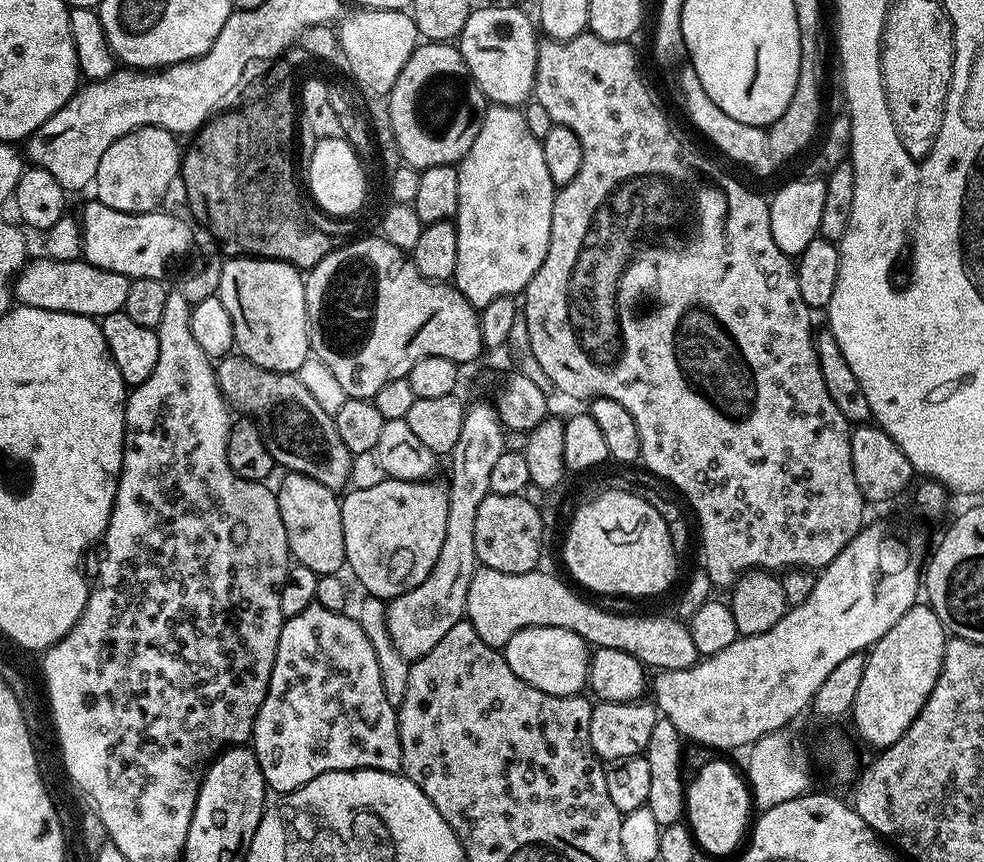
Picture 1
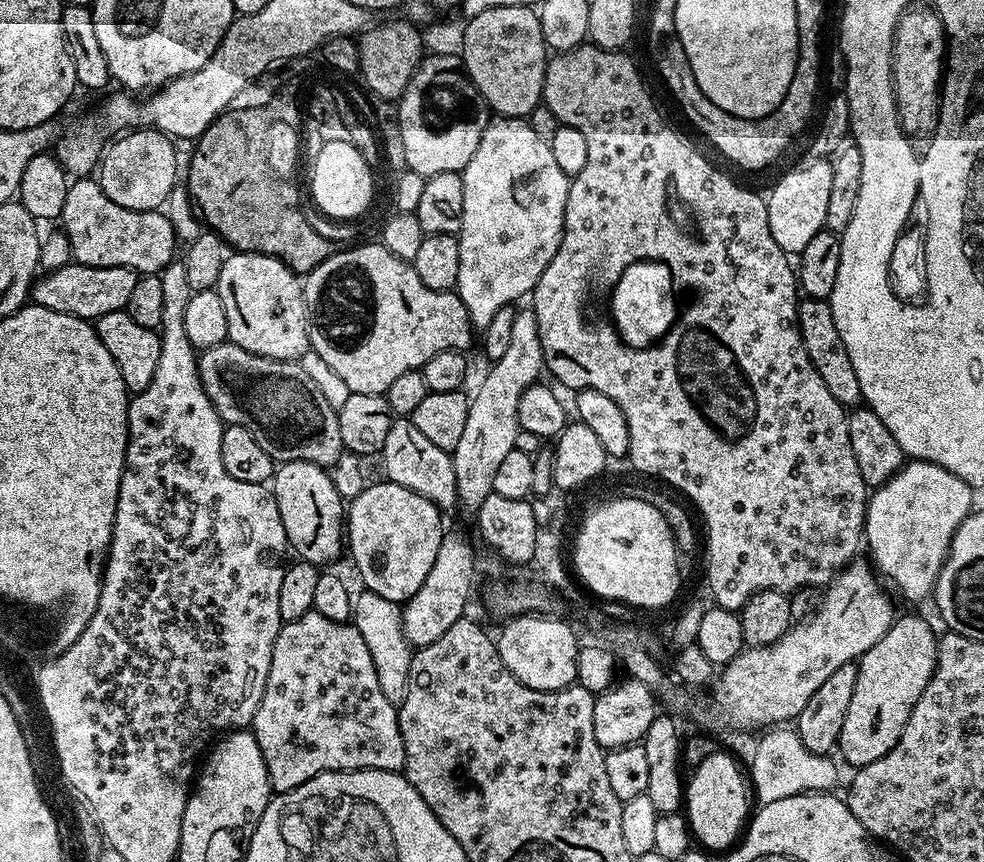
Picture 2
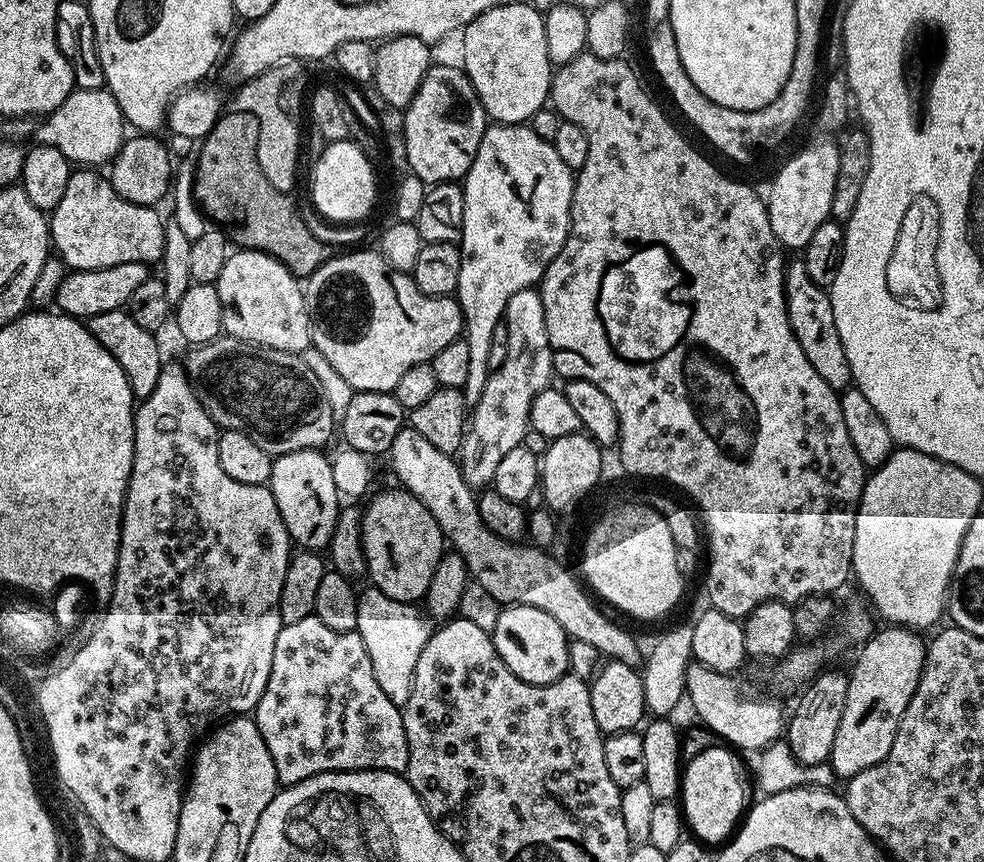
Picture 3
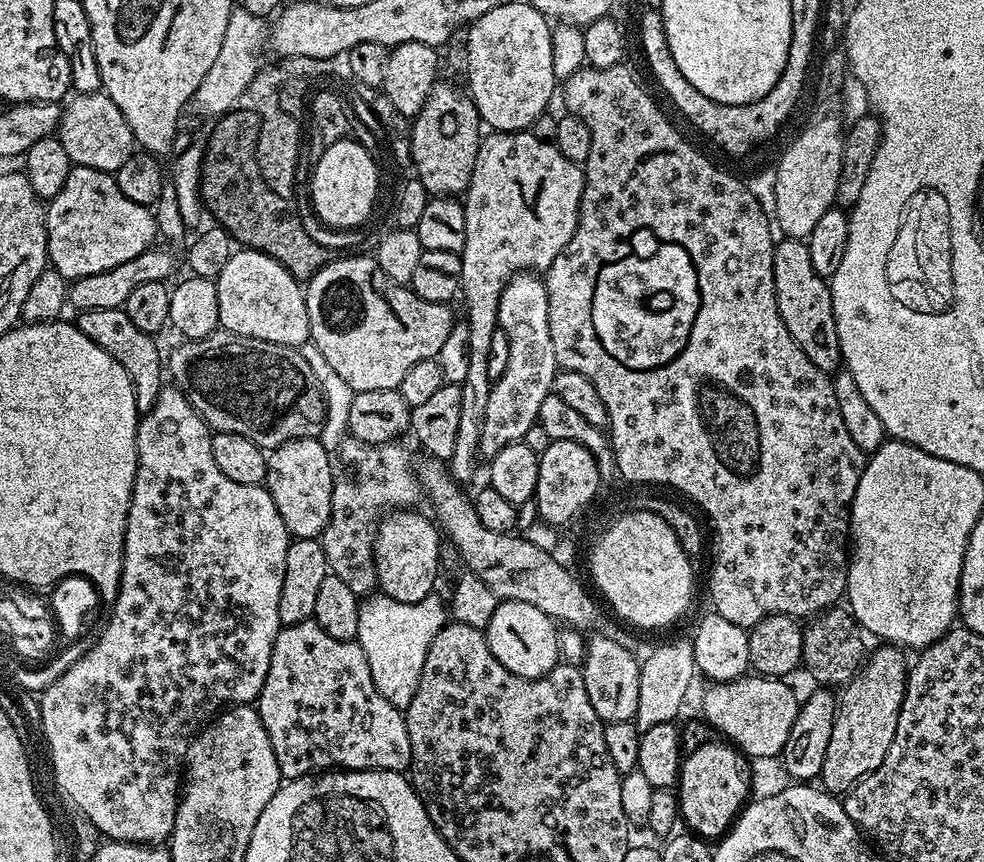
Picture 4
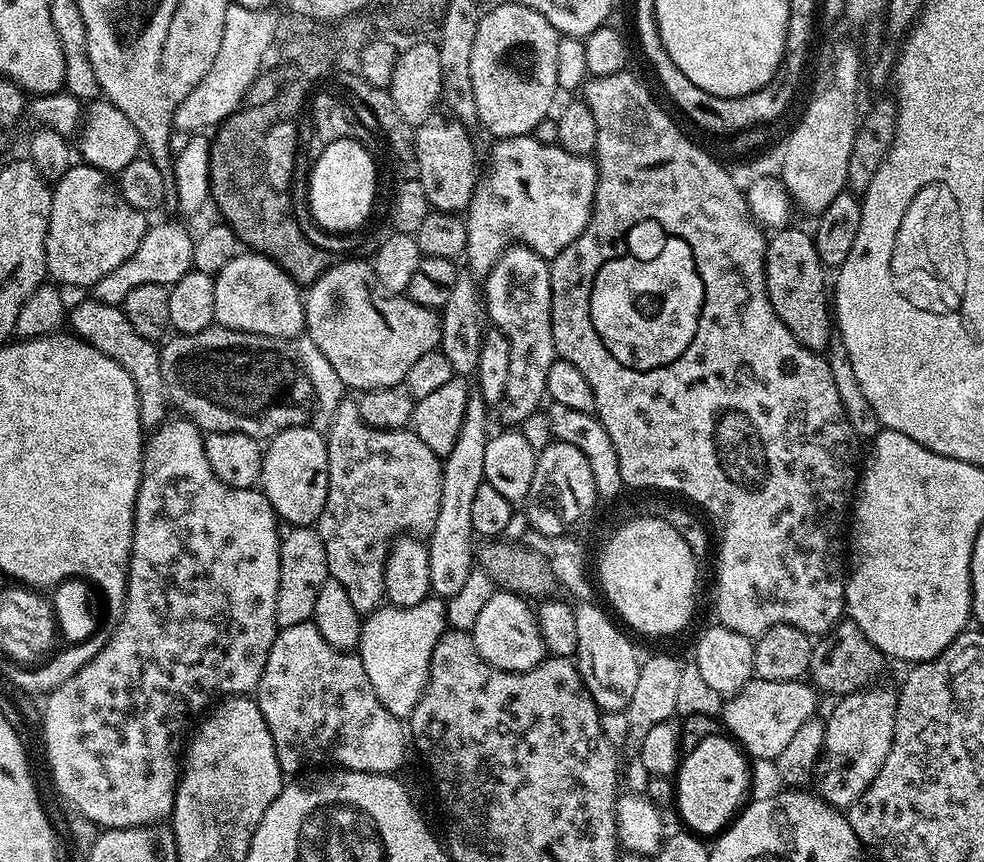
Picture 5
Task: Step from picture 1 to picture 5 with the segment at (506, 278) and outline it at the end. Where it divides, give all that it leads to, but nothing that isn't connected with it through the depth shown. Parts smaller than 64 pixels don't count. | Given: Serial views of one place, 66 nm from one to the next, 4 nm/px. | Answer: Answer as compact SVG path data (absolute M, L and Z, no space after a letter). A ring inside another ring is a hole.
M535 135L526 136L505 136L495 141L496 145L492 148L492 153L488 156L488 173L479 177L476 189L472 195L472 201L466 213L466 223L468 225L468 233L466 234L466 261L468 260L467 271L473 277L487 277L488 272L498 262L498 258L514 244L524 244L530 250L534 250L543 260L551 262L558 254L562 254L562 250L566 250L566 246L570 246L570 242L574 242L574 238L578 238L578 234L582 234L582 230L586 230L586 222L592 213L594 206L594 194L596 193L596 161L587 156L579 156L578 154L570 154L559 144L543 144L536 140ZM479 390L469 391L466 415L462 418L462 430L458 432L458 442L448 456L443 457L442 467L442 502L438 506L438 518L434 522L426 543L430 554L431 595L449 598L458 594L465 585L466 578L474 567L474 548L472 552L472 519L470 506L474 506L474 494L478 486L484 483L486 470L486 446L490 429L488 429L488 412L490 405L484 401Z

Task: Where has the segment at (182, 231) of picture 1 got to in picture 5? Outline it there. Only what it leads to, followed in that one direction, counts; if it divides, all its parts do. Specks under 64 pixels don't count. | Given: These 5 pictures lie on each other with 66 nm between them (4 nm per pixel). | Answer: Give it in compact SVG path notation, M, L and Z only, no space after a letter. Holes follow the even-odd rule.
M85 162L73 163L72 168L66 170L66 174L62 174L62 178L55 181L52 188L48 233L44 243L44 267L47 275L61 285L73 284L76 288L91 289L98 282L98 278L106 278L110 270L122 266L126 258L136 253L142 238L148 233L148 219L145 213L139 212L134 206L130 206L130 202L126 202L109 173Z

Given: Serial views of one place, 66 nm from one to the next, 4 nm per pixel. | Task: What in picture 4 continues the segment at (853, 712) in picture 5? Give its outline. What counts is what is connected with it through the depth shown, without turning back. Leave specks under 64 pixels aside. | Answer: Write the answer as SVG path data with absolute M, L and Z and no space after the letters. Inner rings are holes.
M880 646L843 685L836 705L834 730L830 733L830 746L826 746L826 762L822 762L818 777L824 791L847 794L862 777L882 766L882 758L886 758L886 750L890 750L890 742L894 742L894 730L898 730L898 714L908 685L909 665L904 664L903 655L899 647Z

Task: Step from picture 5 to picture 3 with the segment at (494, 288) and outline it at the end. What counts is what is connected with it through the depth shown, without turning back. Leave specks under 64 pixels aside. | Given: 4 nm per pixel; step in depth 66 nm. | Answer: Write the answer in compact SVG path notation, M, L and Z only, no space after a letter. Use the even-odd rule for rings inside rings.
M536 288L518 290L514 298L504 311L502 321L508 331L508 345L506 346L506 362L489 371L486 390L482 390L482 398L478 400L470 412L470 423L464 433L464 441L458 453L460 472L464 480L473 490L484 490L489 487L498 471L502 458L510 454L510 450L521 447L524 443L524 436L530 430L530 410L534 398L543 388L549 387L554 380L554 369L552 367L552 347L550 338L546 334L546 310L542 310L542 298Z

